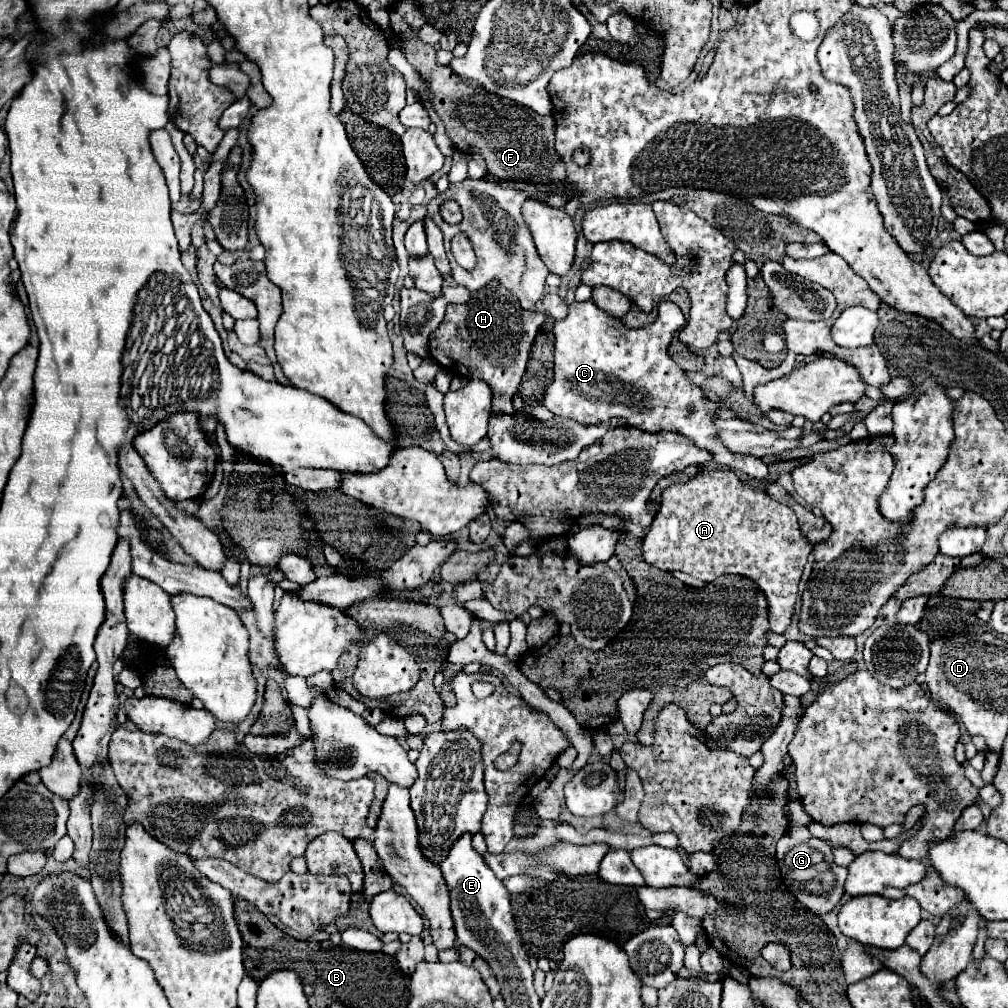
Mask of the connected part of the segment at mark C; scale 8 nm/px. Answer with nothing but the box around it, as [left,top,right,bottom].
[540,300,768,480]

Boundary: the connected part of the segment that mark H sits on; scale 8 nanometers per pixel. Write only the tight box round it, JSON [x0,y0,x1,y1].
[430,282,546,412]

